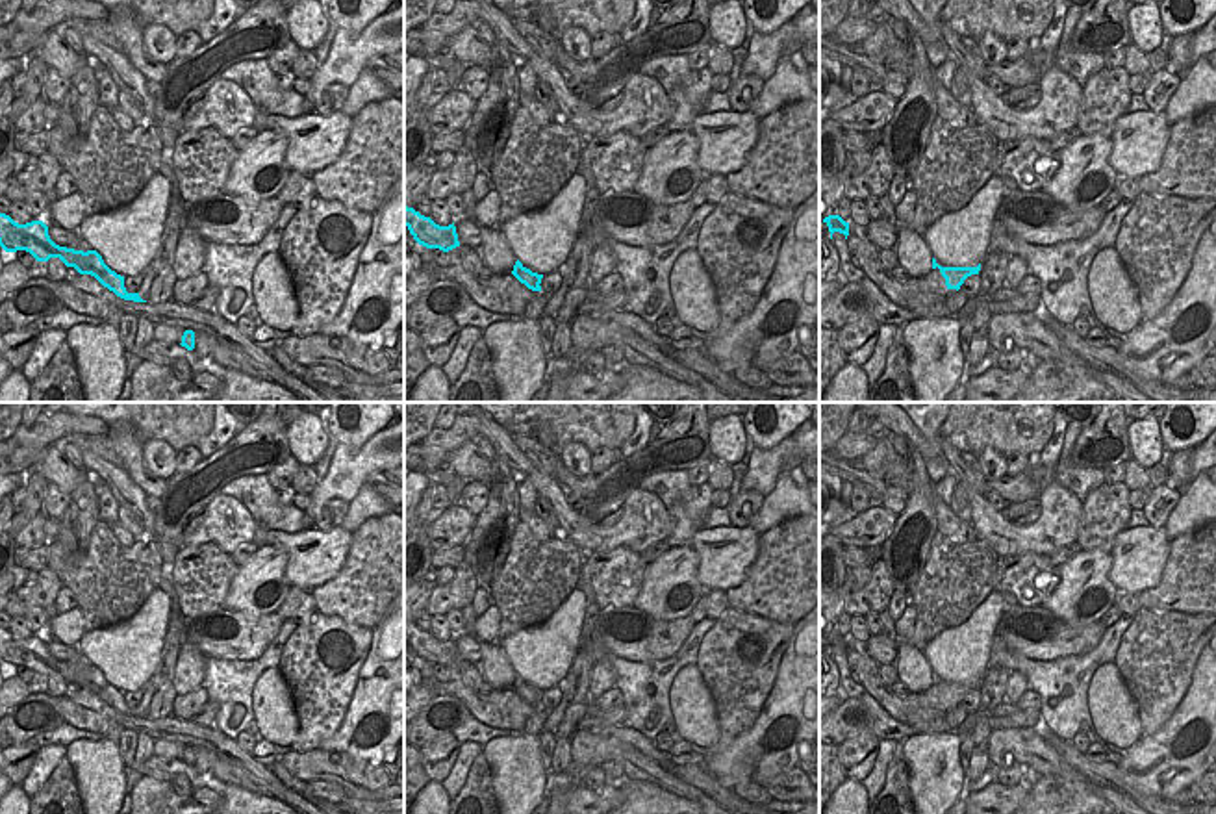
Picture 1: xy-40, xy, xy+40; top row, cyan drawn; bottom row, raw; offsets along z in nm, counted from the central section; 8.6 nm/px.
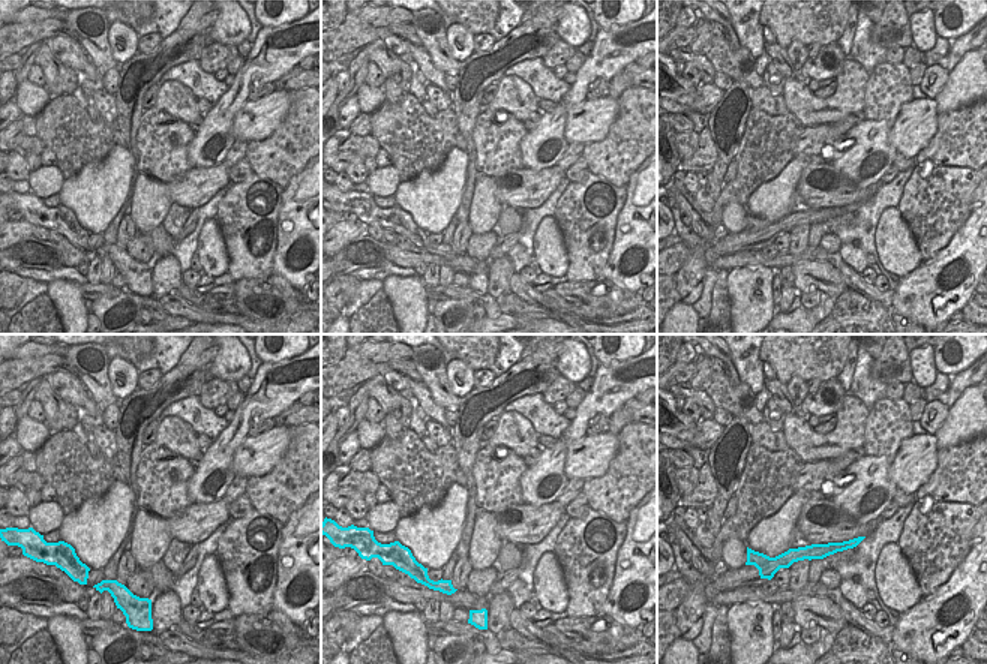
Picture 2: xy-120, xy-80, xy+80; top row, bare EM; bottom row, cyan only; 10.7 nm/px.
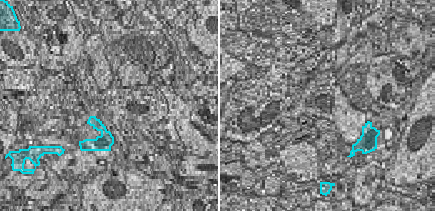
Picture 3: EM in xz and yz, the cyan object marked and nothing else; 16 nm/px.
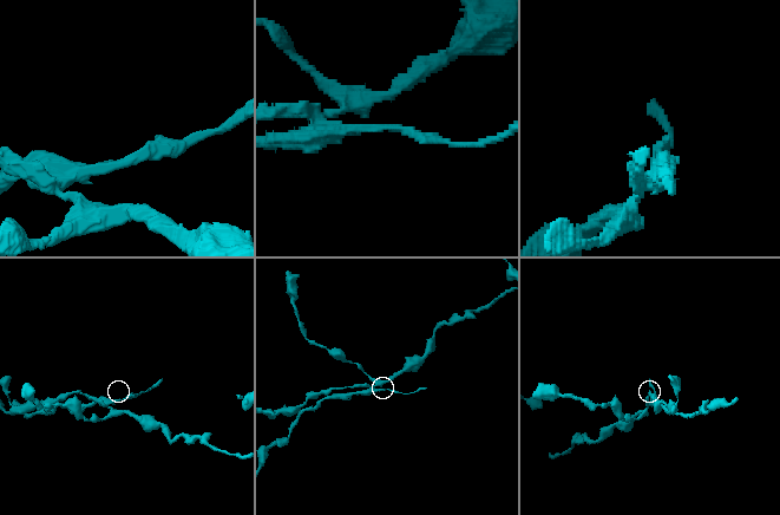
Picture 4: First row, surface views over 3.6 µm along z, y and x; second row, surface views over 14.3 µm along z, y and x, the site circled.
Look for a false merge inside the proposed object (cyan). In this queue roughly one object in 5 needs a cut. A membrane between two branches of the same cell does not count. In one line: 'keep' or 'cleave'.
cleave

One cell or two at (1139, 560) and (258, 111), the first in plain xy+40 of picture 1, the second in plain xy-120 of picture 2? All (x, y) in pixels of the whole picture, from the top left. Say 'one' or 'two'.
one

